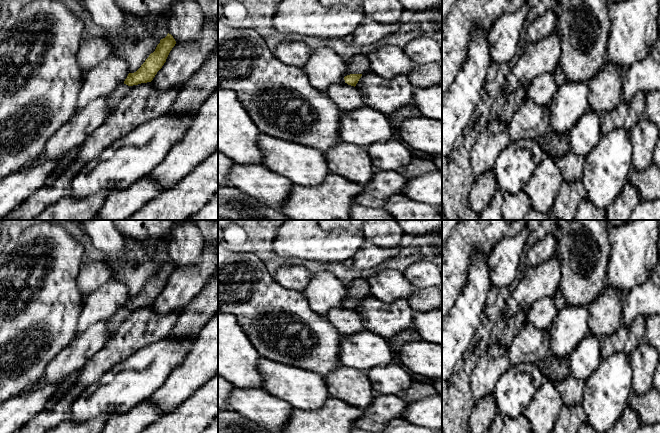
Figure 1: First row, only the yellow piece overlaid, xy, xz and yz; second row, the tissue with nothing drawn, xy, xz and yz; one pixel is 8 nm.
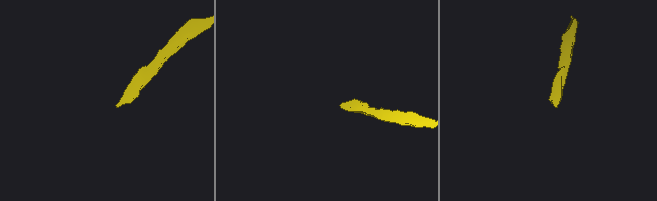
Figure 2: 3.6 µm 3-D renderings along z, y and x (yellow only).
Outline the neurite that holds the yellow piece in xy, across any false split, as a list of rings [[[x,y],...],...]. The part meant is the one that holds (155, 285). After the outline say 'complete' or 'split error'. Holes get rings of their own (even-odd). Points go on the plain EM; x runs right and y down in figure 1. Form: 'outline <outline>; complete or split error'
outline [[[171,258],[160,264],[155,275],[149,279],[141,291],[134,297],[129,297],[124,307],[119,309],[107,322],[107,337],[110,338],[125,322],[132,311],[141,307],[151,306],[162,292],[175,270],[176,265]]]; split error

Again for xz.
outline [[[355,279],[349,281],[346,285],[345,307],[355,311],[362,298],[371,294],[369,284],[366,279]]]; split error

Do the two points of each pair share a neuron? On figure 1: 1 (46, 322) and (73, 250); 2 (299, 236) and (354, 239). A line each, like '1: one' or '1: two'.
1: one
2: one

